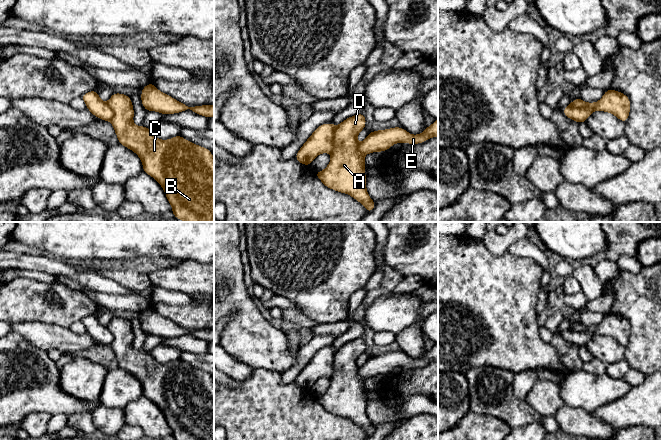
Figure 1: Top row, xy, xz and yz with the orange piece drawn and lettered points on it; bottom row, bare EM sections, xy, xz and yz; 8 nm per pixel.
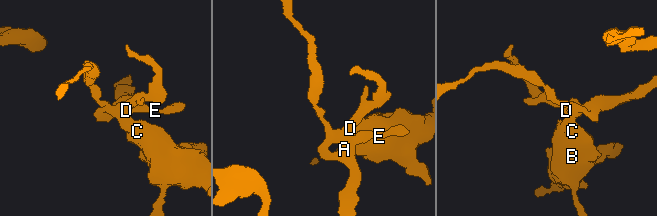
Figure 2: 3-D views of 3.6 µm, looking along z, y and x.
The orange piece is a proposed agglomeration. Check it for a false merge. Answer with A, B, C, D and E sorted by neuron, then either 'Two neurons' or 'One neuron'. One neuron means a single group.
Groups: A B C D / E. Two neurons

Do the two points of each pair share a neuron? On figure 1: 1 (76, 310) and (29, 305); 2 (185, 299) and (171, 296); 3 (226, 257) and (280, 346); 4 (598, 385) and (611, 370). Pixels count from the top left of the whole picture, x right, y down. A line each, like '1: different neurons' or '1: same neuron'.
1: same neuron
2: same neuron
3: same neuron
4: different neurons

